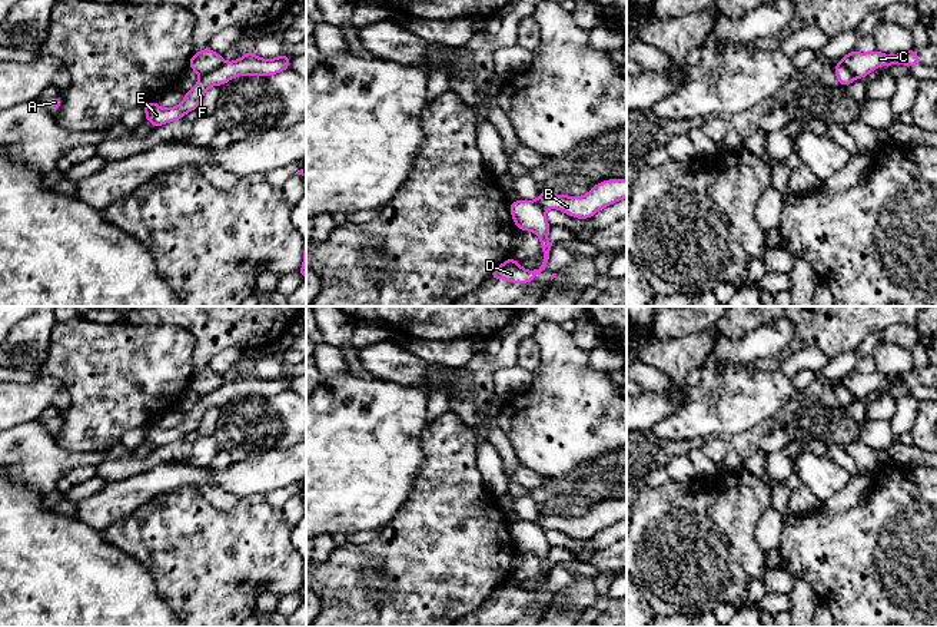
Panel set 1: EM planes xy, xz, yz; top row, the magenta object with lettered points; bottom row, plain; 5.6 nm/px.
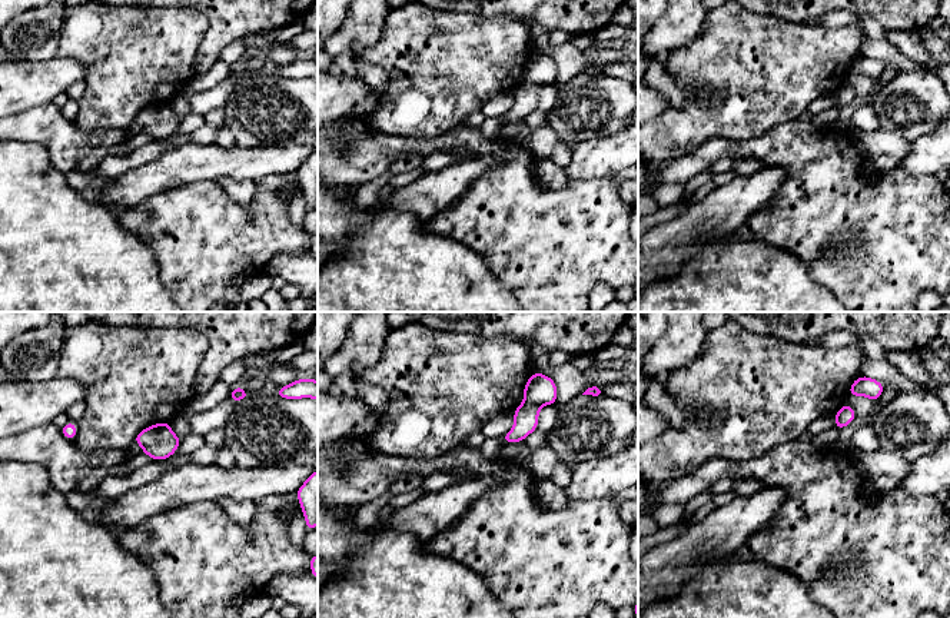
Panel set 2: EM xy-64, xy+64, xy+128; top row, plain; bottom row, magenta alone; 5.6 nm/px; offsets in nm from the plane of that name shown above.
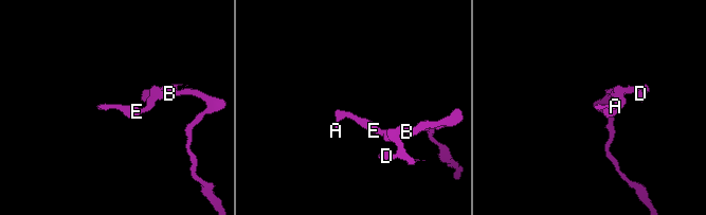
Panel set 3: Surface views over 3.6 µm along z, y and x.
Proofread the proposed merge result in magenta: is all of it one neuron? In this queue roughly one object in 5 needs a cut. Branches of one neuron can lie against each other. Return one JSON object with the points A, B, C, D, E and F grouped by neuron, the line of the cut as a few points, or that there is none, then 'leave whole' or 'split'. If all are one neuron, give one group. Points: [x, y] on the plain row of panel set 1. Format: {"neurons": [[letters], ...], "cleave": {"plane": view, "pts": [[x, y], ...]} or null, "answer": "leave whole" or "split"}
{"neurons": [["A", "B", "E", "F"], ["C", "D"]], "cleave": {"plane": "xy", "pts": [[223, 382], [200, 397]]}, "answer": "split"}

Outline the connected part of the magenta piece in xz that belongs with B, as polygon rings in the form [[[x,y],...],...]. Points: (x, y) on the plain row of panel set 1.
[[[627,498],[602,501],[578,518],[556,515],[544,510],[535,522],[544,531],[558,530],[575,540],[589,540],[597,533],[624,520],[627,520]]]

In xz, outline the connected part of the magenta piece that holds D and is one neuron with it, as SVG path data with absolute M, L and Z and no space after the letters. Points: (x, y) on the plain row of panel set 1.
M514 521L509 524L509 531L518 551L529 551L539 558L544 583L539 590L526 591L511 577L496 587L489 598L504 600L516 606L531 604L546 588L552 568L552 564L548 561L551 545L545 531L535 521Z

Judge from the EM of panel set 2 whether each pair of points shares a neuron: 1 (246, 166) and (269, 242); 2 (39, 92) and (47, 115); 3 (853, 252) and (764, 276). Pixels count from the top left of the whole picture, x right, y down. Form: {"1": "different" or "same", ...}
{"1": "different", "2": "different", "3": "different"}

